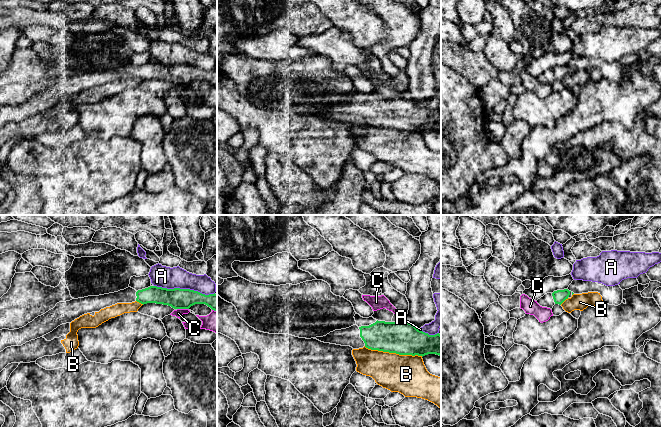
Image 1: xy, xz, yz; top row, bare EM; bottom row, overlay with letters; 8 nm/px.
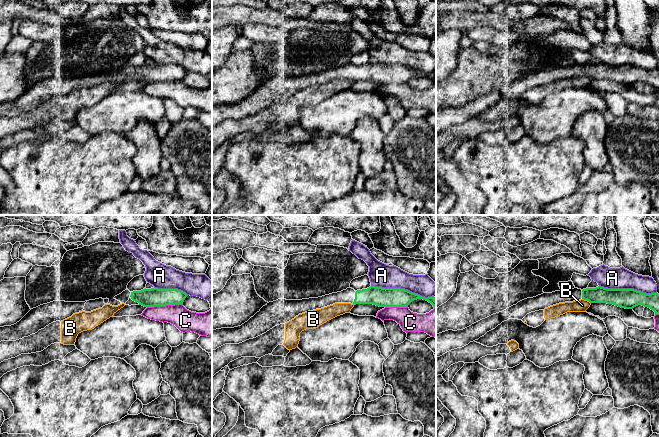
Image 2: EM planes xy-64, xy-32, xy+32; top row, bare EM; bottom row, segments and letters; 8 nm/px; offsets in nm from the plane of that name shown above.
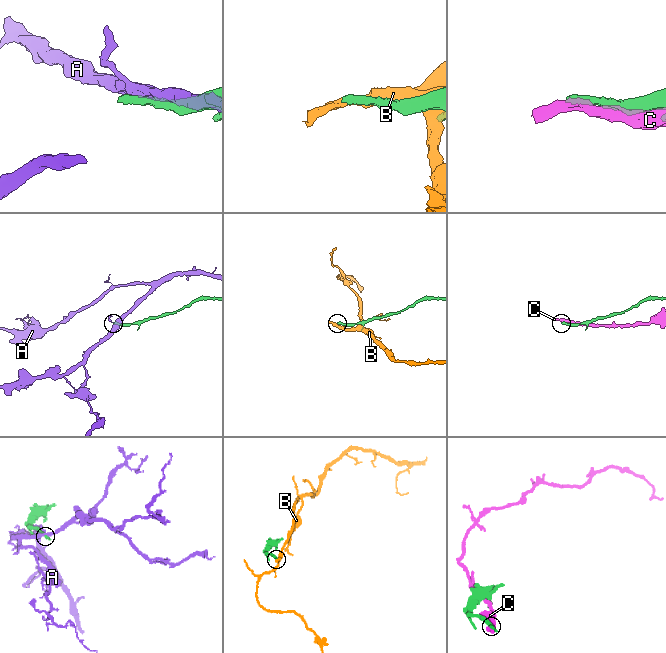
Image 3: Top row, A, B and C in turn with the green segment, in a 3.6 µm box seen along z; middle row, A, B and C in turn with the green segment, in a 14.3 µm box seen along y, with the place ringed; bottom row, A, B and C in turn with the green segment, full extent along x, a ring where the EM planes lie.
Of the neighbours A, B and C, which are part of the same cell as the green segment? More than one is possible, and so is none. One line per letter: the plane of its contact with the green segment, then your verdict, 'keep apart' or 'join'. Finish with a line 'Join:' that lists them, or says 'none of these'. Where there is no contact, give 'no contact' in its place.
A: meets green in xy; keep apart
B: meets green in xz; keep apart
C: meets green in xy; keep apart
Join: none of these

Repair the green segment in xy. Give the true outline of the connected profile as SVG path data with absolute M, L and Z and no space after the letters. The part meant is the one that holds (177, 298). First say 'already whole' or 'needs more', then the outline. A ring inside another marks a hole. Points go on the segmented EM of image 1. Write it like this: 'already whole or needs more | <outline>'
needs more | M157 286L136 291L128 287L114 293L59 302L53 309L38 316L22 328L0 330L0 352L7 347L21 346L26 342L40 338L58 326L71 323L84 314L99 312L101 309L117 303L135 301L143 305L147 303L168 305L174 309L189 309L195 304L205 304L217 311L217 294L215 293L205 295L190 289L167 289Z

